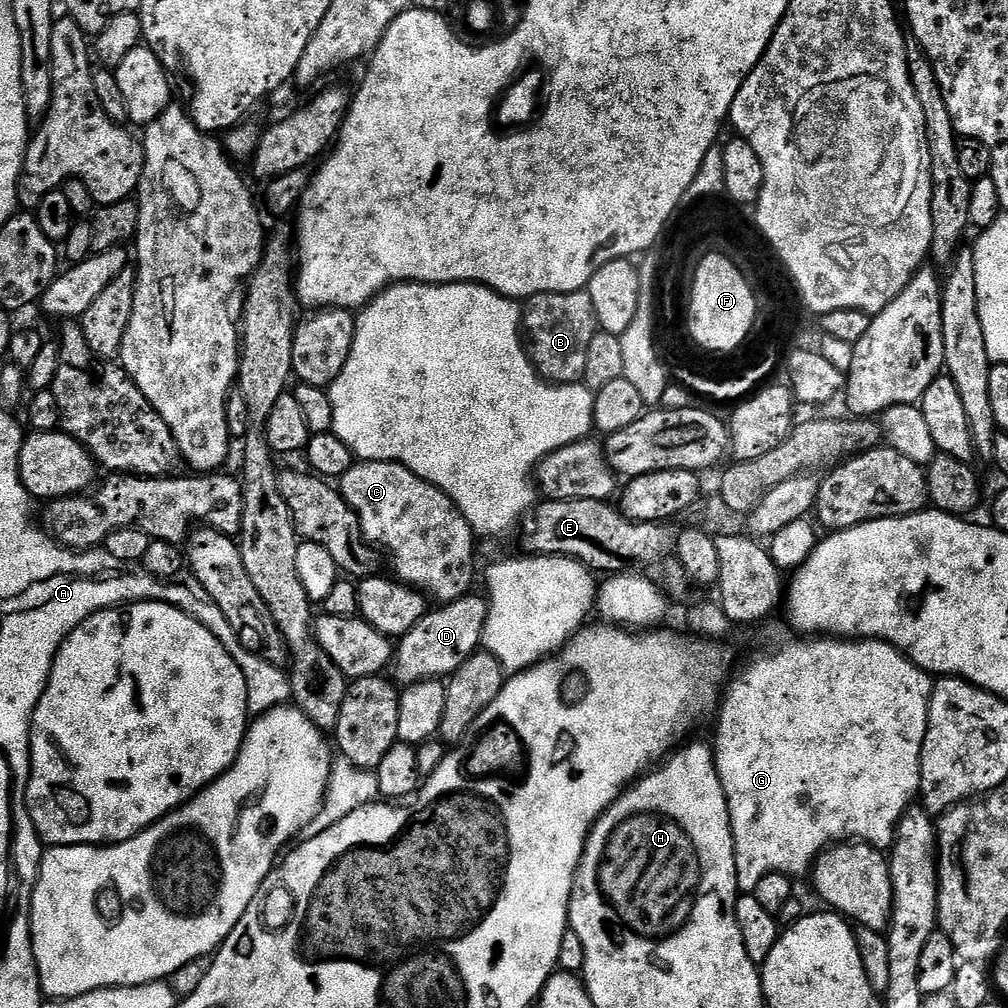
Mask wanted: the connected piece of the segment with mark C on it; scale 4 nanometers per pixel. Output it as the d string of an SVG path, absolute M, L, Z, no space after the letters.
M361 460L353 463L350 470L338 482L338 491L344 501L358 514L360 533L369 544L392 555L392 568L395 579L409 584L423 592L425 597L440 604L460 600L473 591L472 579L476 576L476 543L472 526L454 506L445 492L438 490L430 482L418 478L406 466L394 460Z

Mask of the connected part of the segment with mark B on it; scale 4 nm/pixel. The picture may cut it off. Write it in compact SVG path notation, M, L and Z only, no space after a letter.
M587 290L578 292L543 292L528 297L522 308L522 339L528 349L528 358L545 380L554 384L575 384L583 381L586 370L586 354L590 342L598 330L594 302L590 302Z

